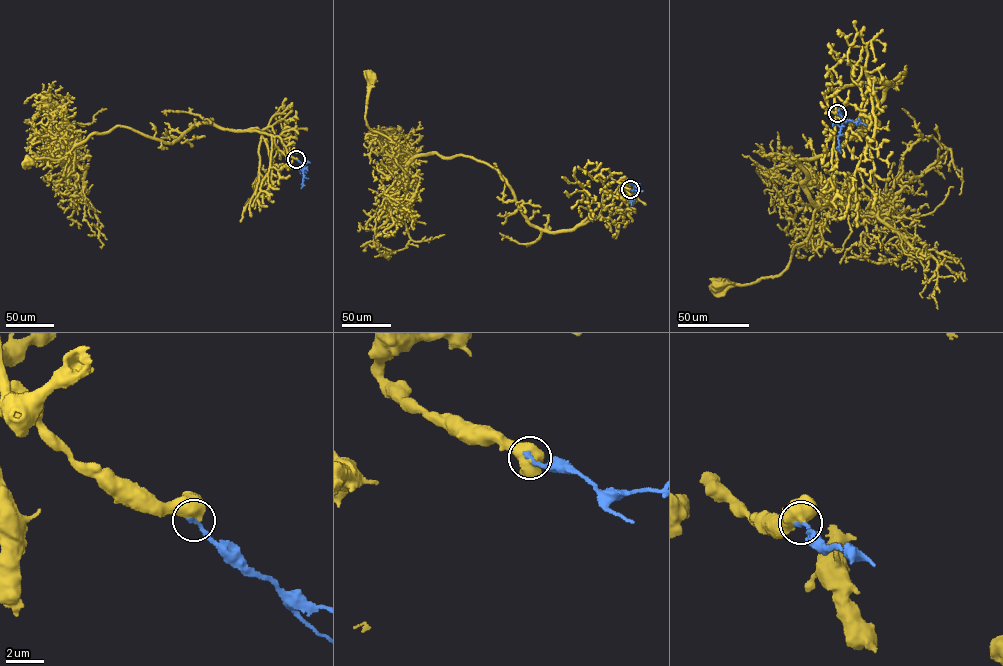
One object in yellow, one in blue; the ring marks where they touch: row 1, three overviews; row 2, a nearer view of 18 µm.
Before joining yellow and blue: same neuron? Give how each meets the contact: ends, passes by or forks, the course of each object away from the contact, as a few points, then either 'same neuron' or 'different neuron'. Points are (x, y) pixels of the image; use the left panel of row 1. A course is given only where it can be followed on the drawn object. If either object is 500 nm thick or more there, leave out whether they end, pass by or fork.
yellow via (296, 159), (279, 137), (204, 123), (169, 143), (115, 126), (60, 159), (27, 162) | blue via (297, 159), (305, 164), (301, 188) | different neuron

